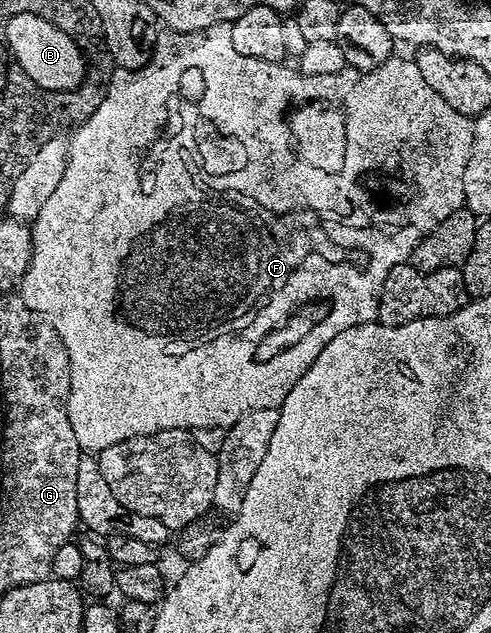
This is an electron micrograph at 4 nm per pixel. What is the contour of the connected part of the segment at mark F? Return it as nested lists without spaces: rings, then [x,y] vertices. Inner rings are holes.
[[[216,23],[215,26],[207,27],[204,31],[172,31],[167,29],[162,33],[163,36],[160,34],[154,40],[151,48],[151,59],[144,67],[135,71],[115,69],[110,72],[109,78],[111,80],[107,83],[107,92],[104,93],[103,100],[96,105],[95,112],[92,110],[88,114],[84,123],[80,123],[74,128],[74,131],[76,130],[75,136],[70,136],[69,139],[67,164],[61,181],[57,184],[57,189],[53,189],[49,201],[45,201],[45,205],[41,205],[41,213],[33,221],[29,269],[23,274],[23,279],[17,288],[17,294],[25,301],[25,305],[29,305],[29,309],[53,320],[57,333],[69,353],[69,365],[71,366],[71,392],[67,402],[69,425],[73,425],[73,433],[77,437],[80,448],[87,453],[98,453],[104,451],[109,445],[117,445],[117,441],[125,441],[138,435],[151,435],[154,431],[164,431],[165,429],[177,429],[178,427],[184,429],[222,427],[226,429],[232,427],[241,416],[253,409],[279,407],[285,401],[285,397],[289,397],[289,389],[293,389],[293,385],[297,385],[297,381],[301,381],[301,377],[309,369],[309,365],[313,365],[317,353],[321,353],[323,344],[327,342],[332,333],[344,331],[362,323],[374,323],[378,320],[379,290],[383,287],[385,277],[398,263],[408,262],[415,246],[438,223],[445,221],[445,217],[449,217],[449,213],[464,206],[463,178],[465,177],[465,165],[469,165],[469,153],[473,145],[475,124],[468,116],[457,113],[457,109],[453,109],[453,105],[449,105],[449,101],[445,101],[445,97],[441,97],[441,93],[437,93],[425,82],[425,77],[421,77],[421,69],[417,69],[414,58],[398,59],[398,57],[392,57],[381,65],[377,65],[377,69],[372,71],[358,71],[356,67],[345,66],[335,73],[321,73],[321,77],[313,77],[312,75],[302,75],[294,66],[286,67],[288,64],[283,61],[278,63],[261,61],[257,57],[245,57],[241,53],[237,53],[237,49],[233,49],[228,24],[225,23]],[[331,135],[335,135],[335,155],[343,155],[343,163],[339,163],[339,167],[327,167],[327,159],[323,159],[323,151],[327,151],[327,147],[331,147]],[[327,179],[331,179],[331,183],[335,183],[335,187],[331,187],[331,191],[339,191],[339,199],[343,199],[343,207],[347,207],[347,215],[351,215],[351,219],[355,219],[355,215],[359,215],[359,219],[363,219],[363,223],[367,223],[367,219],[371,219],[371,223],[375,223],[375,227],[383,227],[383,223],[387,223],[387,215],[391,215],[391,223],[399,223],[399,227],[395,227],[395,243],[391,243],[391,247],[367,247],[367,243],[363,243],[363,247],[359,247],[359,243],[351,243],[351,239],[355,239],[355,235],[351,235],[351,231],[347,231],[347,227],[335,227],[335,223],[327,223]],[[283,322],[291,323],[291,335],[299,342],[291,351],[291,363],[262,363],[261,360],[255,359],[257,343],[277,342],[279,331],[275,327]]]

